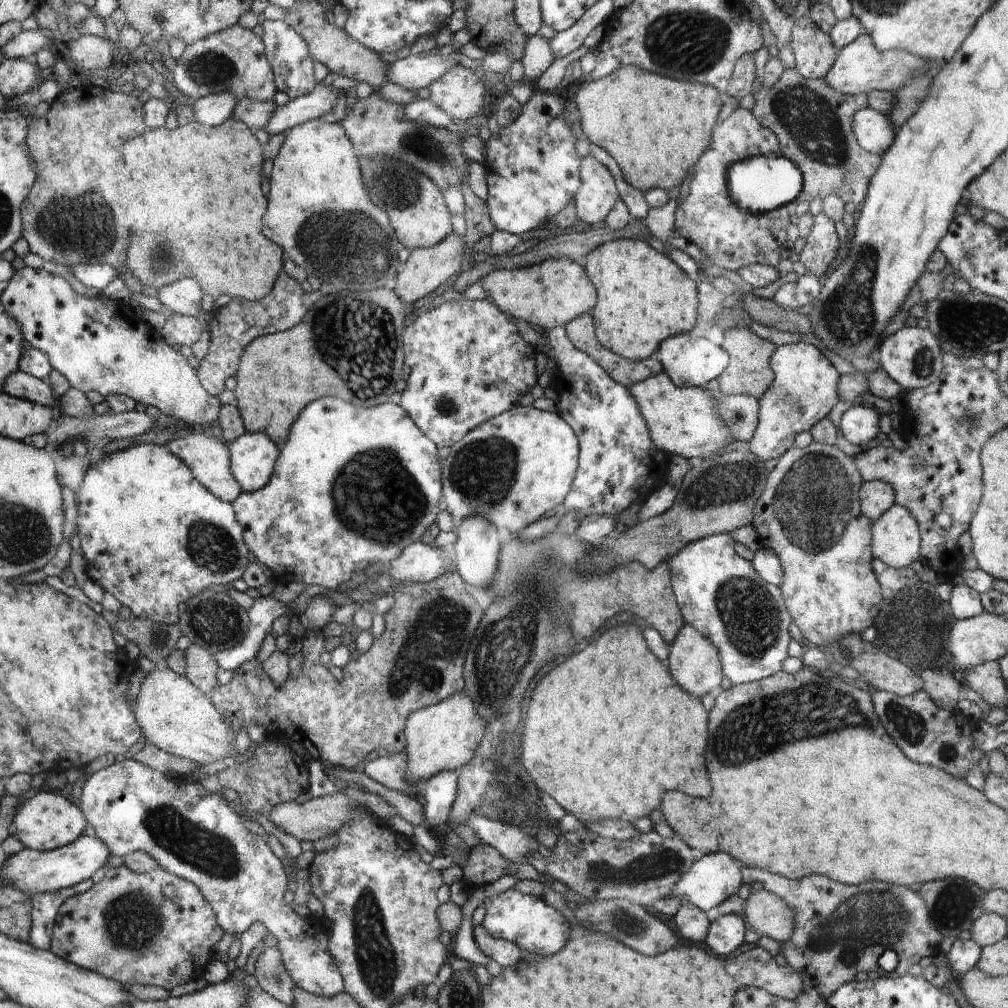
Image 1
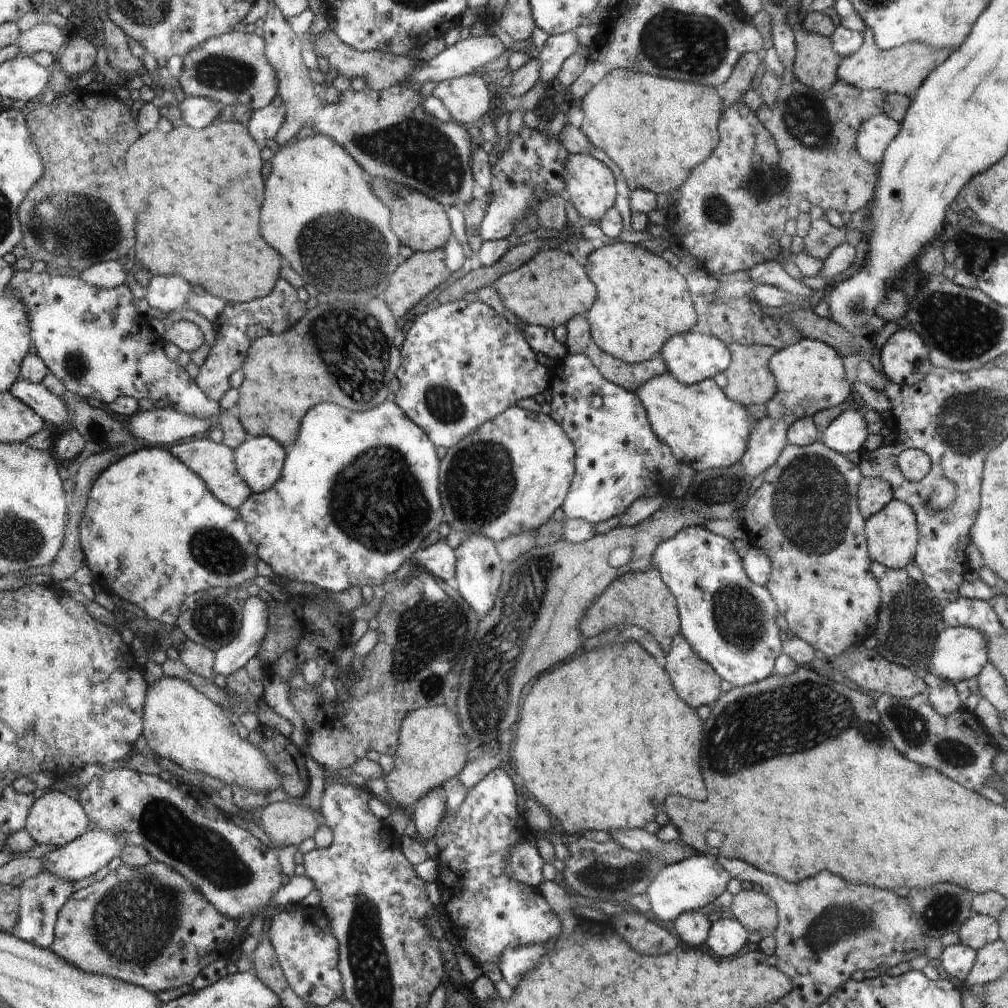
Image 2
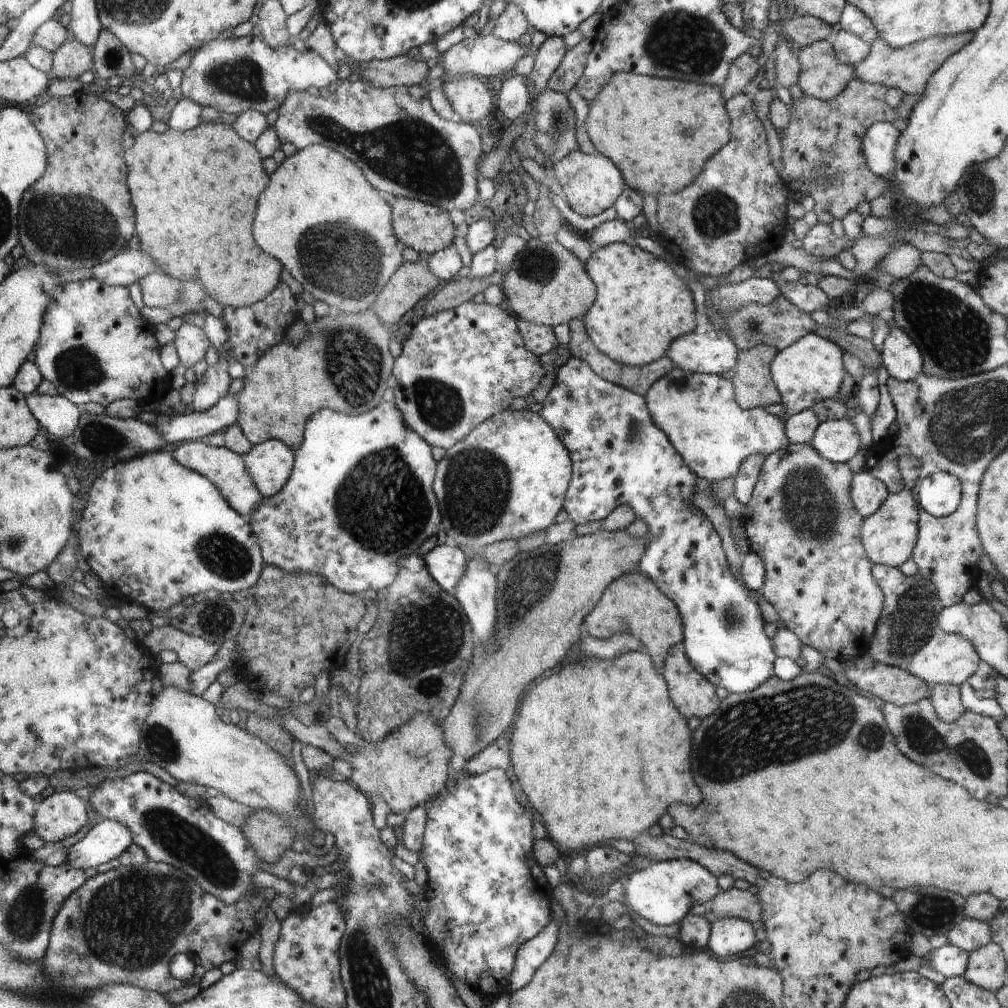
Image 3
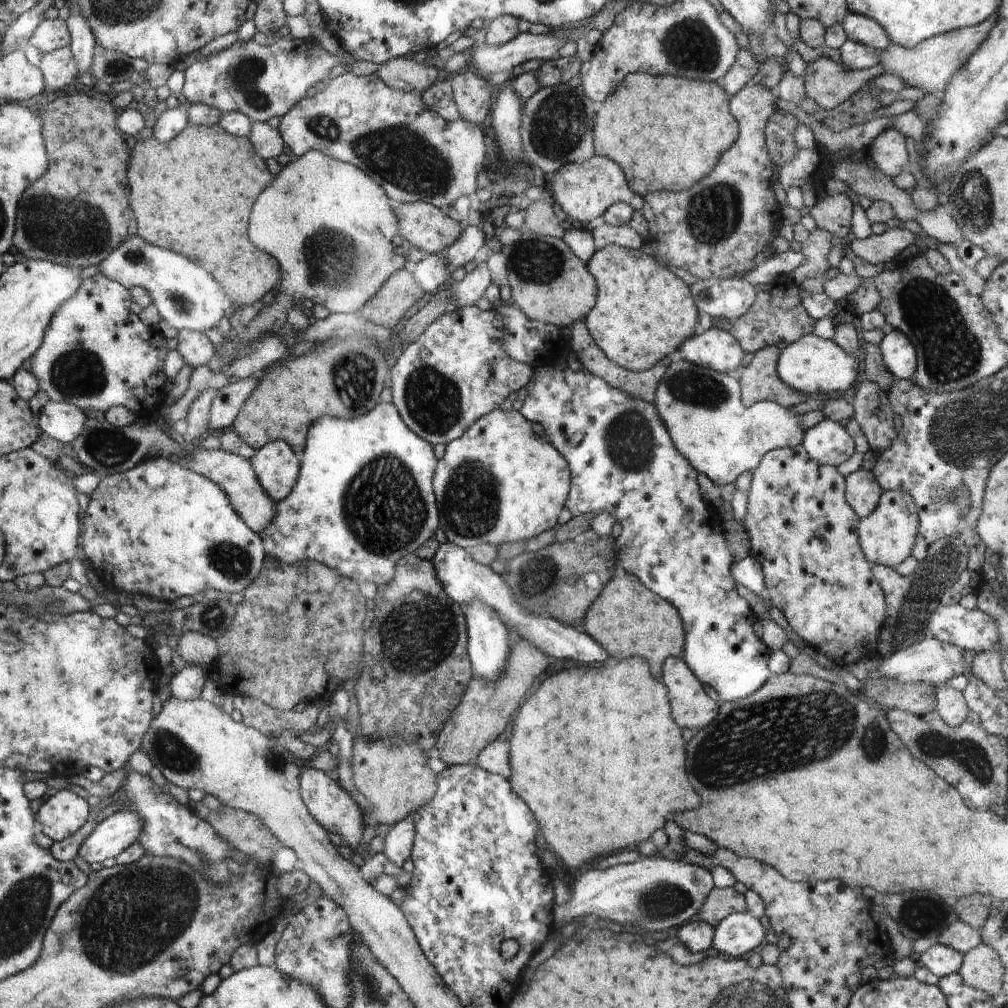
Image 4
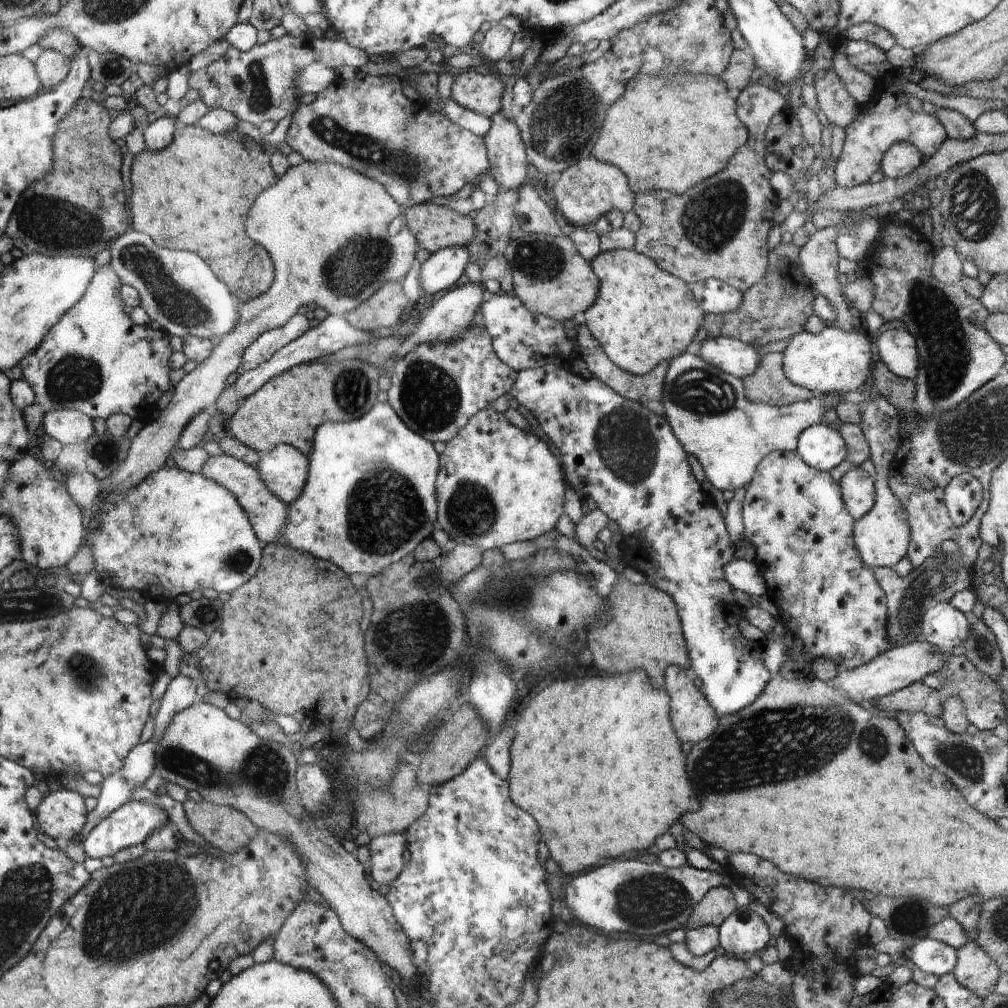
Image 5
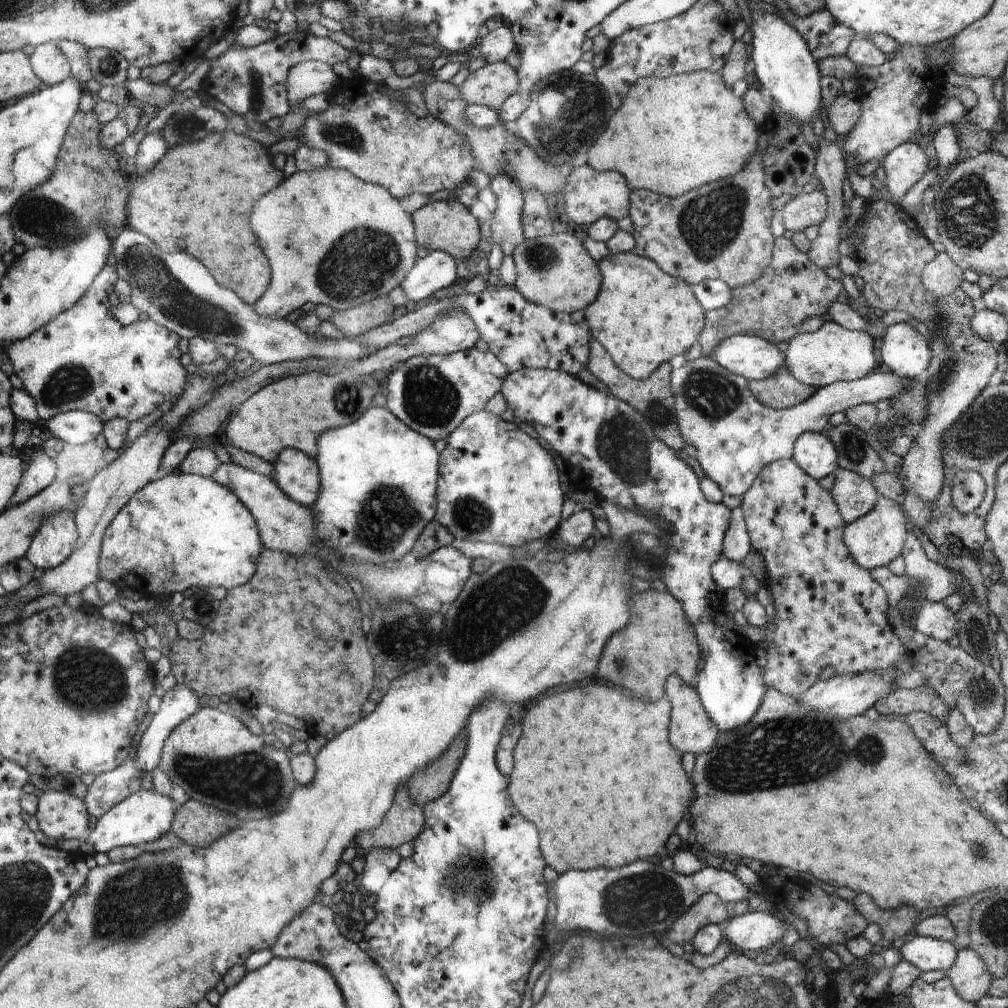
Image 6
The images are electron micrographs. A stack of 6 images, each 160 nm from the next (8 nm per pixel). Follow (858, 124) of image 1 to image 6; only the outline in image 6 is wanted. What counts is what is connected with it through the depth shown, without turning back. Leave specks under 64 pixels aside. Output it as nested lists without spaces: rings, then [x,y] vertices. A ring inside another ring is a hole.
[[[918,142],[903,143],[896,146],[881,167],[886,171],[884,183],[894,198],[902,198],[922,179],[928,170],[928,156]]]

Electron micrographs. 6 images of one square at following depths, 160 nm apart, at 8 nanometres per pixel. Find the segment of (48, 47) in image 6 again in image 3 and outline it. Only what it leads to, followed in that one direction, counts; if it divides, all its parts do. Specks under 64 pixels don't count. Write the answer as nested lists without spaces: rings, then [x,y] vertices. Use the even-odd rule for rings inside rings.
[[[79,40],[66,41],[54,54],[52,75],[58,79],[78,79],[92,68],[92,54]]]

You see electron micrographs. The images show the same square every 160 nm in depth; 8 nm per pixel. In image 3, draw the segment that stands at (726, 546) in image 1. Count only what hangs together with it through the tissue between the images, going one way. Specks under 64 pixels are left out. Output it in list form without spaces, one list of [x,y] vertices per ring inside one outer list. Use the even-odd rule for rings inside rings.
[[[571,356],[556,373],[554,385],[549,391],[546,401],[542,405],[543,409],[539,413],[540,416],[542,416],[544,420],[547,420],[548,424],[551,424],[551,427],[555,429],[562,438],[564,446],[566,446],[568,452],[570,452],[572,472],[569,487],[566,491],[566,498],[564,498],[564,510],[568,513],[569,518],[572,519],[577,526],[589,520],[604,520],[616,507],[624,505],[630,506],[637,518],[644,520],[648,527],[646,535],[649,536],[649,540],[646,544],[646,550],[639,560],[639,572],[648,575],[655,581],[659,589],[667,597],[675,601],[675,604],[678,606],[679,612],[683,617],[684,636],[682,644],[686,649],[688,660],[691,661],[694,667],[699,669],[713,685],[722,686],[722,688],[726,688],[728,692],[748,692],[748,690],[754,690],[756,686],[764,684],[764,682],[772,676],[772,664],[775,664],[774,658],[776,658],[777,654],[772,652],[773,642],[770,642],[770,638],[764,634],[764,620],[762,620],[762,613],[758,602],[761,596],[759,593],[754,593],[749,589],[747,585],[742,582],[742,578],[733,575],[724,549],[722,548],[721,538],[718,534],[716,534],[716,538],[712,538],[714,528],[712,528],[710,519],[702,512],[698,512],[698,509],[692,506],[692,493],[694,492],[694,485],[698,477],[687,467],[687,463],[683,460],[683,457],[680,456],[679,451],[671,443],[663,429],[653,420],[647,405],[646,397],[640,396],[639,393],[632,392],[631,389],[612,384],[611,381],[607,381],[603,377],[600,377],[595,372],[595,369],[587,362]]]

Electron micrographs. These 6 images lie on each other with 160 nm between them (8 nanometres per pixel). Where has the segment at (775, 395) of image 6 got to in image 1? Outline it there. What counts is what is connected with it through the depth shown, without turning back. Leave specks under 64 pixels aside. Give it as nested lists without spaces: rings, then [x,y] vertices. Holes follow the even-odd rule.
[[[744,325],[726,329],[721,347],[730,354],[730,364],[719,379],[721,391],[728,395],[750,395],[760,400],[775,379],[770,368],[770,359],[778,348],[768,339],[758,337]]]

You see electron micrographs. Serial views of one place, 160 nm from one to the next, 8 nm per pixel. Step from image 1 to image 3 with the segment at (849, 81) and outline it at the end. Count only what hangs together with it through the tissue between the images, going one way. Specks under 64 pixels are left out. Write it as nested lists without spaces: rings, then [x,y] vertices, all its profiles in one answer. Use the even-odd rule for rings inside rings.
[[[965,32],[947,37],[928,37],[912,43],[908,47],[893,49],[883,38],[876,37],[870,44],[871,50],[862,63],[856,65],[856,78],[873,85],[884,85],[888,89],[898,89],[909,95],[921,96],[935,70],[946,62],[950,55],[958,52],[973,36]]]

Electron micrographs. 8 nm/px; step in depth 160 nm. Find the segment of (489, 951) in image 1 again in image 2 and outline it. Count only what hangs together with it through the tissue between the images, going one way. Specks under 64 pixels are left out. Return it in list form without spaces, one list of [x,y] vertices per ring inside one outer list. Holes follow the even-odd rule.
[[[534,944],[532,946],[508,948],[503,956],[503,963],[499,966],[502,978],[514,988],[520,982],[520,980],[516,980],[516,976],[524,976],[532,966],[535,966],[548,946],[550,945]]]

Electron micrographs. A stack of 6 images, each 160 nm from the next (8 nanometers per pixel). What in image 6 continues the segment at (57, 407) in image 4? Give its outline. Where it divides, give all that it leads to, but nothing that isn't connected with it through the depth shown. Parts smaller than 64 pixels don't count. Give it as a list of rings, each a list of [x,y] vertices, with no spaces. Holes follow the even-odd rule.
[[[63,411],[54,419],[48,419],[47,428],[55,438],[81,445],[96,440],[103,432],[104,423],[98,416],[85,411]]]

